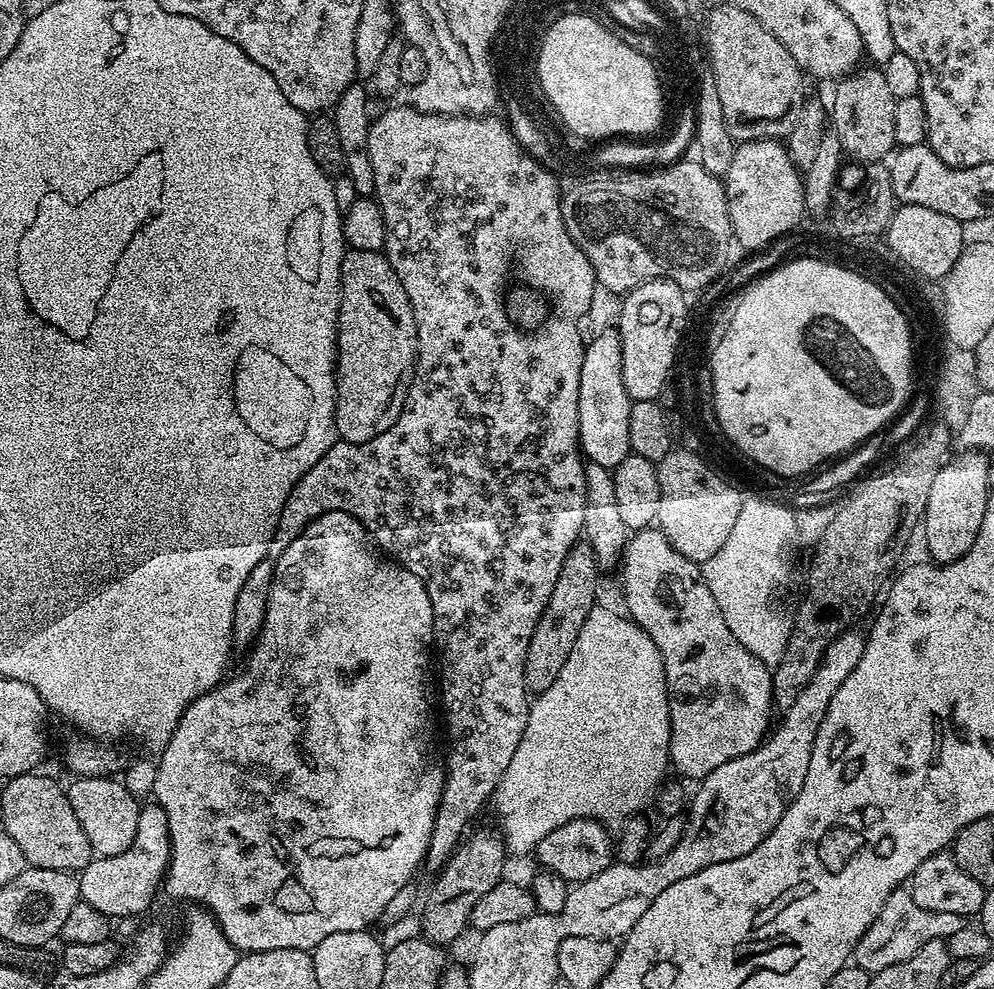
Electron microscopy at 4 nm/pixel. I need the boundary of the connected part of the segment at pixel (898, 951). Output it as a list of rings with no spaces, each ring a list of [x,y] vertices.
[[[907,887],[895,888],[886,898],[886,906],[882,906],[882,914],[874,918],[870,930],[862,934],[856,943],[854,953],[855,967],[866,970],[868,973],[886,970],[886,966],[894,966],[894,962],[906,962],[906,958],[914,958],[926,942],[944,940],[950,934],[966,927],[965,917],[958,914],[942,914],[934,910],[922,910],[918,902],[914,902],[911,891]]]

